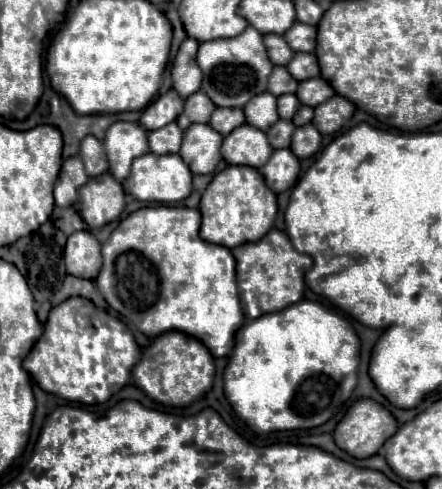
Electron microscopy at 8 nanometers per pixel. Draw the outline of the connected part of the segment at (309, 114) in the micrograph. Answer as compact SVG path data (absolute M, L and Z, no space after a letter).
M302 105L300 109L298 109L298 113L294 115L294 125L298 127L298 125L306 125L306 123L310 123L312 121L312 117L314 117L314 109L312 107L306 107L306 105Z

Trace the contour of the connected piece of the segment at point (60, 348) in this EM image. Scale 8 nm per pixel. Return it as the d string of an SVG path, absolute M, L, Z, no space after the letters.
M70 297L50 311L44 333L28 353L24 369L32 373L44 391L66 401L94 405L118 393L128 383L130 371L138 361L140 347L120 319L96 311L94 305L82 297Z

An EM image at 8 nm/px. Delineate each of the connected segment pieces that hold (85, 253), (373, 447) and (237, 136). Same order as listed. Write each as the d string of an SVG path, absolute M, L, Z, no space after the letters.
M76 231L68 237L64 249L66 271L74 277L96 279L102 265L100 243L90 231Z
M372 399L356 401L334 429L336 445L356 459L378 453L386 439L398 429L398 421L388 409Z
M244 123L224 137L222 157L230 165L246 165L260 169L270 159L270 143L266 133Z

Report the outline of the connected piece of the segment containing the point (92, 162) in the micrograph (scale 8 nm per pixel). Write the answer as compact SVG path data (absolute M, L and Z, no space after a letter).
M86 135L86 137L82 139L78 157L82 157L84 167L86 167L86 173L88 173L90 177L98 177L98 175L102 175L102 173L108 171L104 147L102 147L102 143L100 143L94 135Z

